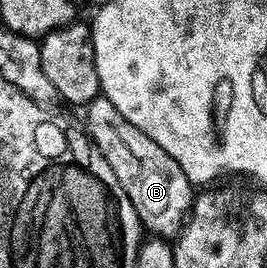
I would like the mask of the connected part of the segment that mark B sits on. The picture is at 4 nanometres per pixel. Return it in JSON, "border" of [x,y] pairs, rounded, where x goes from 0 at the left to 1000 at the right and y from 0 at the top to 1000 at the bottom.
{"border":[[[393,362],[352,366],[318,403],[326,455],[318,481],[345,530],[393,582],[408,627],[423,627],[423,657],[453,672],[453,701],[468,701],[468,731],[498,761],[524,828],[569,877],[629,896],[652,892],[685,854],[700,802],[715,795],[723,750],[723,683],[678,642],[678,612],[603,552],[528,478],[483,463],[423,388]]]}

